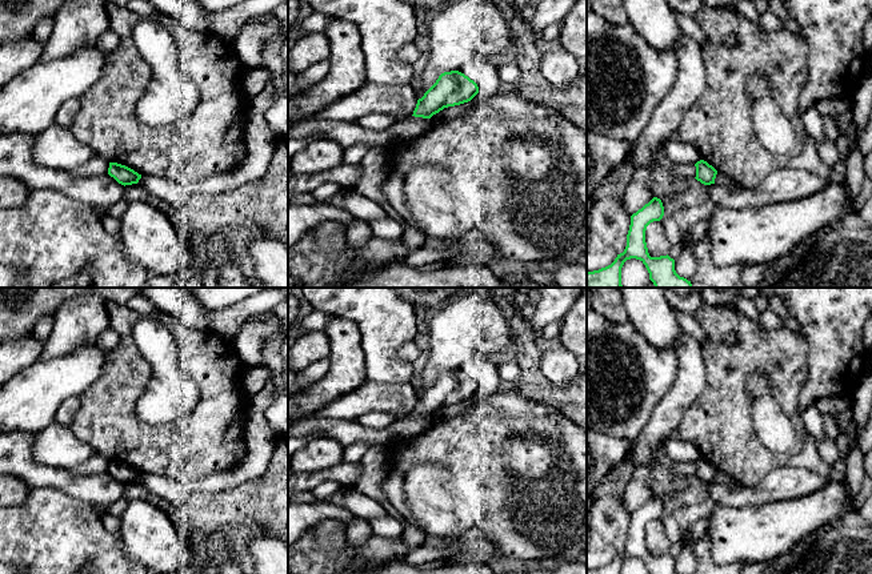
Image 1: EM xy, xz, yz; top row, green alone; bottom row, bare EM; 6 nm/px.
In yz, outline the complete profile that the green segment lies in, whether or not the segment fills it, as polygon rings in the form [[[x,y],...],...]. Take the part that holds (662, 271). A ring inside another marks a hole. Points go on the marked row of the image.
[[[653,197],[648,204],[631,216],[627,234],[627,246],[615,261],[599,270],[587,272],[587,288],[623,288],[621,268],[627,260],[640,260],[655,288],[692,288],[691,281],[680,277],[675,270],[675,260],[667,256],[651,257],[645,242],[647,226],[660,221],[664,206],[660,198]]]

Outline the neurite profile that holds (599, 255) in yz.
[[[589,230],[587,240],[587,272],[605,268],[617,257],[617,252],[611,245],[605,244],[595,232]]]

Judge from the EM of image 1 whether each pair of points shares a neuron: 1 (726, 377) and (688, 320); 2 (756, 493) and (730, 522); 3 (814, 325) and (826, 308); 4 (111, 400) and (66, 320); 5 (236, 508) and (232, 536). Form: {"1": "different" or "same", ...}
{"1": "different", "2": "different", "3": "same", "4": "different", "5": "different"}

